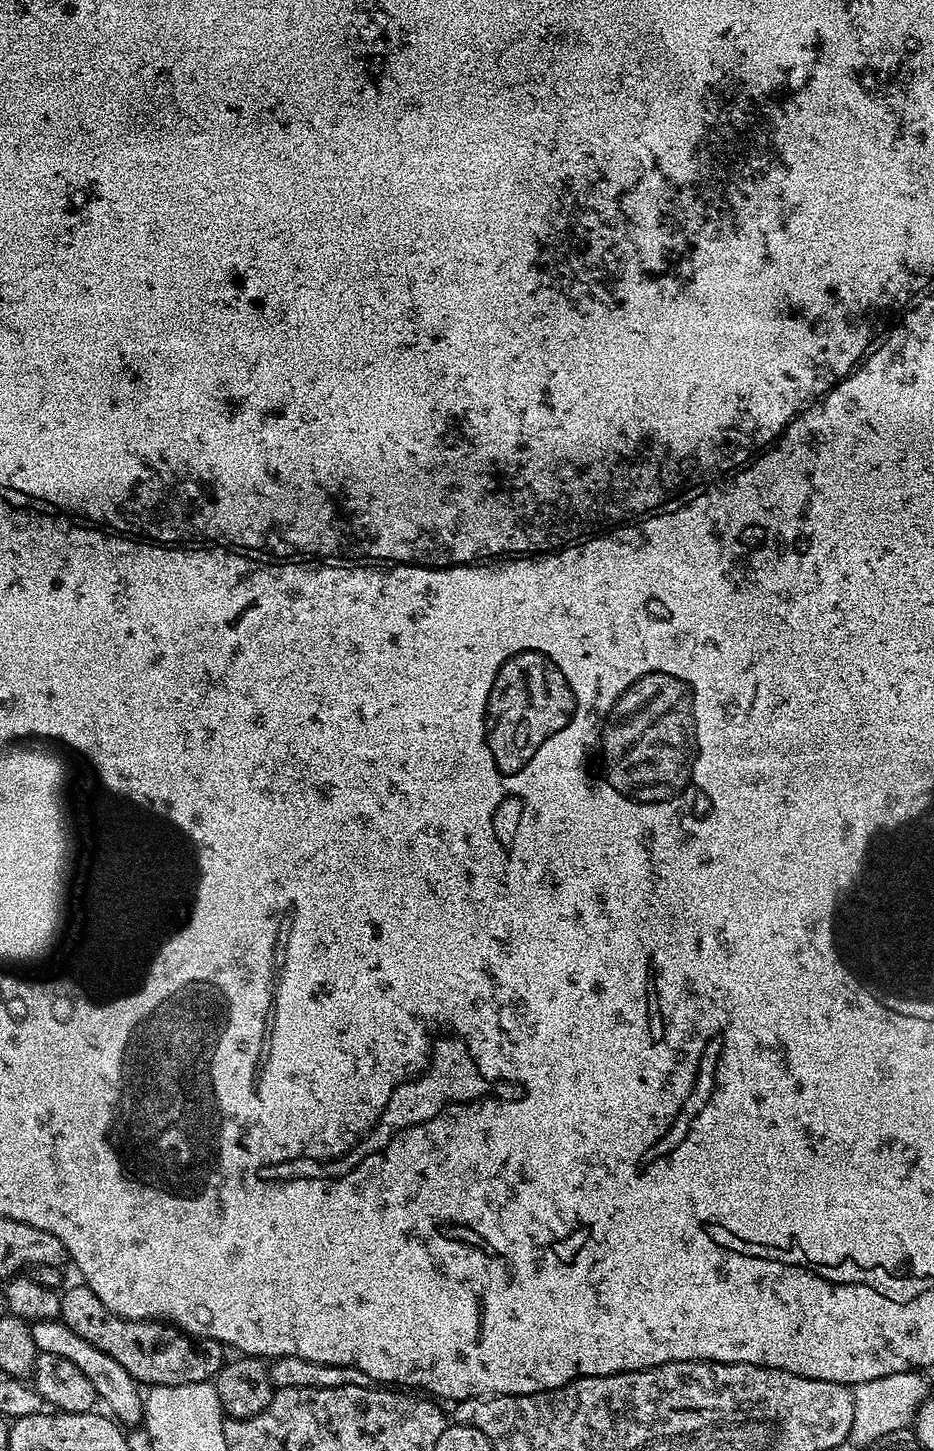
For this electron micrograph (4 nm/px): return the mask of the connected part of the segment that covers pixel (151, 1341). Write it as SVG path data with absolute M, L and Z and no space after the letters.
M77 1282L73 1288L65 1287L60 1297L60 1320L78 1338L86 1338L90 1346L98 1346L102 1354L110 1354L126 1374L130 1374L141 1386L186 1386L194 1382L209 1382L226 1363L225 1349L217 1340L201 1339L199 1343L191 1335L165 1326L159 1320L127 1320L112 1312L90 1290L87 1284Z

